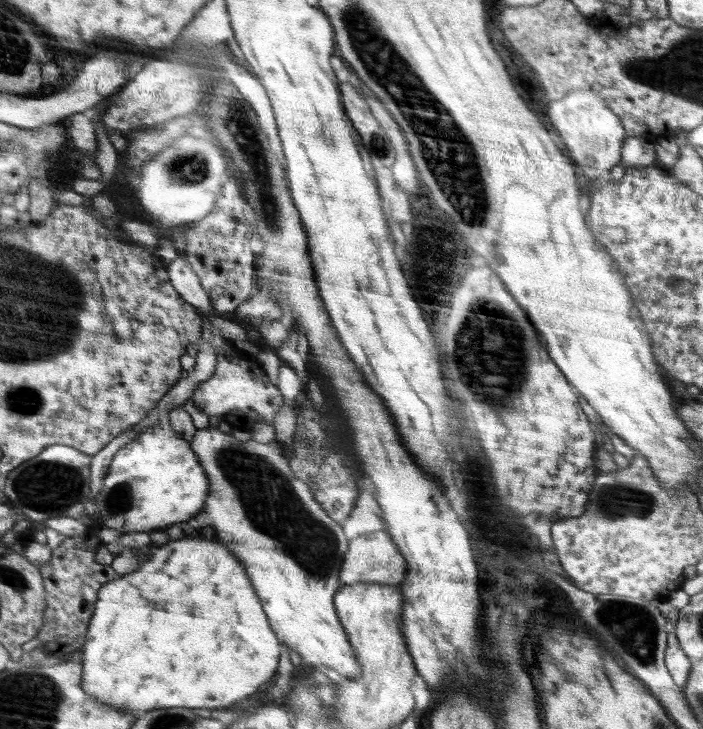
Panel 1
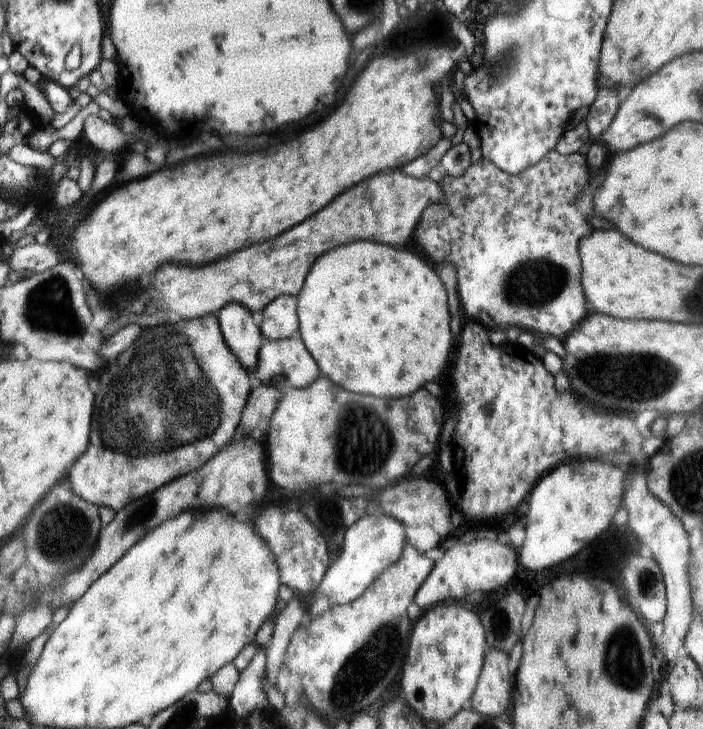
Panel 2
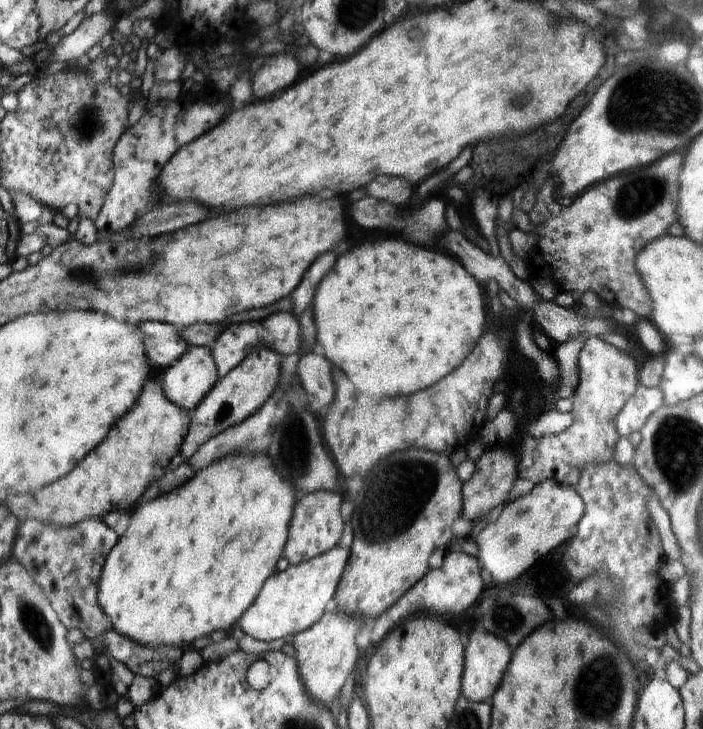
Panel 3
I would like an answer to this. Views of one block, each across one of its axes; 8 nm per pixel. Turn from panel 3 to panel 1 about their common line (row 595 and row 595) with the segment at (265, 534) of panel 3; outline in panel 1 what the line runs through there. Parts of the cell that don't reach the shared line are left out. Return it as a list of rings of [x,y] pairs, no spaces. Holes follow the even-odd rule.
[[[182,538],[182,540],[170,540],[164,546],[150,552],[150,558],[138,568],[138,570],[118,576],[107,582],[99,591],[95,602],[94,612],[88,624],[86,642],[81,649],[82,658],[82,689],[99,702],[112,705],[122,710],[154,710],[154,708],[224,708],[234,704],[236,700],[242,700],[246,696],[256,696],[260,684],[270,680],[277,672],[278,661],[282,651],[282,644],[272,632],[268,618],[262,610],[262,604],[252,588],[252,582],[248,578],[248,572],[244,566],[234,558],[234,554],[216,540],[202,540],[202,538]]]

